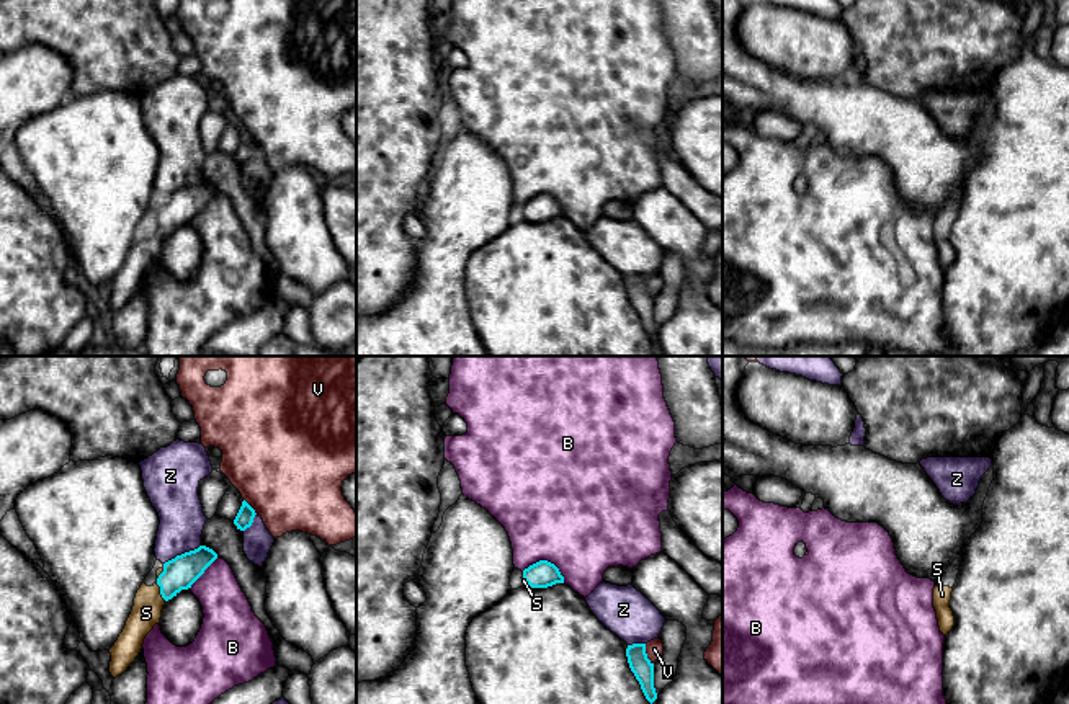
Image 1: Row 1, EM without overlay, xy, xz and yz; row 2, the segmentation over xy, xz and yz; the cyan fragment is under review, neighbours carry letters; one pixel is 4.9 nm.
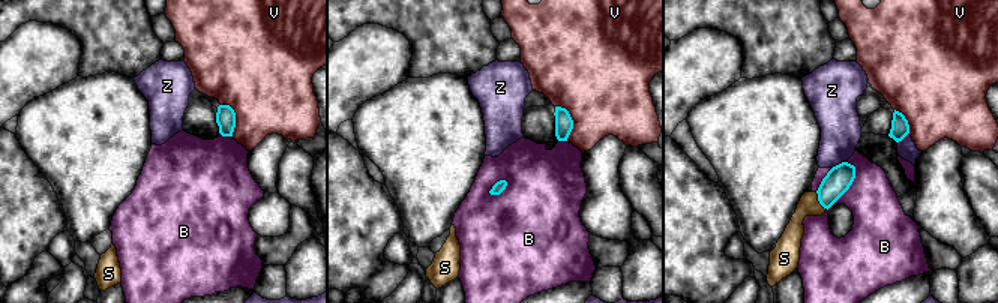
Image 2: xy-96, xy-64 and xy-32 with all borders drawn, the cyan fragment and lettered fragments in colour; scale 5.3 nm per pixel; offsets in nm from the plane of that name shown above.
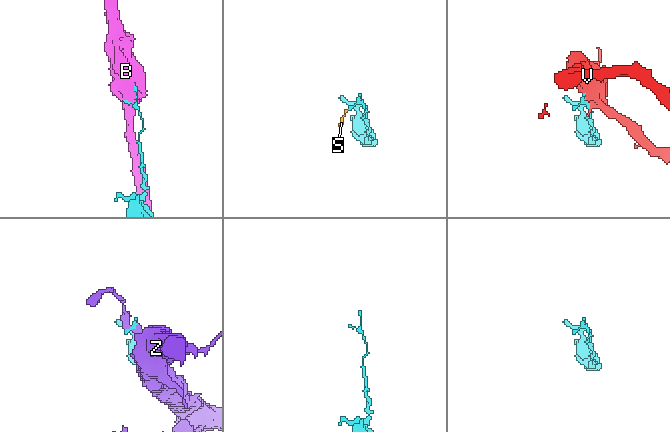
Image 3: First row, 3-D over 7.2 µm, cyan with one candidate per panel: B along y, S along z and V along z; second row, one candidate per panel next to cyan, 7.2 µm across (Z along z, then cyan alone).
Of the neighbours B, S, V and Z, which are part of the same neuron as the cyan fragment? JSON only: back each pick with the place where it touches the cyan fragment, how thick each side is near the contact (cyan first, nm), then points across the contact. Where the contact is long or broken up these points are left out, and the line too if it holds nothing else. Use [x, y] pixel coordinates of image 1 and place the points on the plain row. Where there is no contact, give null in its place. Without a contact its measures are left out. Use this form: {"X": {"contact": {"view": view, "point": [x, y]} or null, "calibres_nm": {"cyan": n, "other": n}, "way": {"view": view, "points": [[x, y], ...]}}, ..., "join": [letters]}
{"S": {"contact": {"view": "xy", "point": [161, 226]}, "calibres_nm": {"cyan": 160, "other": 150}, "way": {"view": "xy", "points": [[178, 208], [161, 226], [147, 239], [146, 247]]}}, "join": ["S"]}

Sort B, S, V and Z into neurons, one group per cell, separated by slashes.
B / S / V / Z

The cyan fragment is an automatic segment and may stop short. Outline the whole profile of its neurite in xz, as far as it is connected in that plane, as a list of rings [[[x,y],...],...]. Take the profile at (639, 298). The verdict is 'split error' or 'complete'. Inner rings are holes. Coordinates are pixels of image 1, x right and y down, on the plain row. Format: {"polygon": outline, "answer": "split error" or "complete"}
{"polygon": [[[646,278],[628,279],[626,291],[646,333],[652,338],[657,333],[657,327],[654,322],[654,297],[647,292]]], "answer": "complete"}

